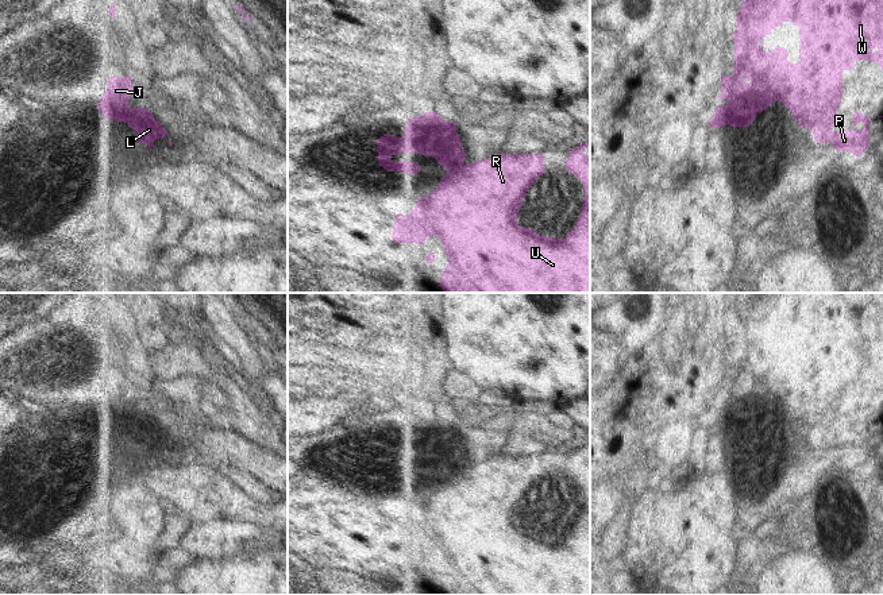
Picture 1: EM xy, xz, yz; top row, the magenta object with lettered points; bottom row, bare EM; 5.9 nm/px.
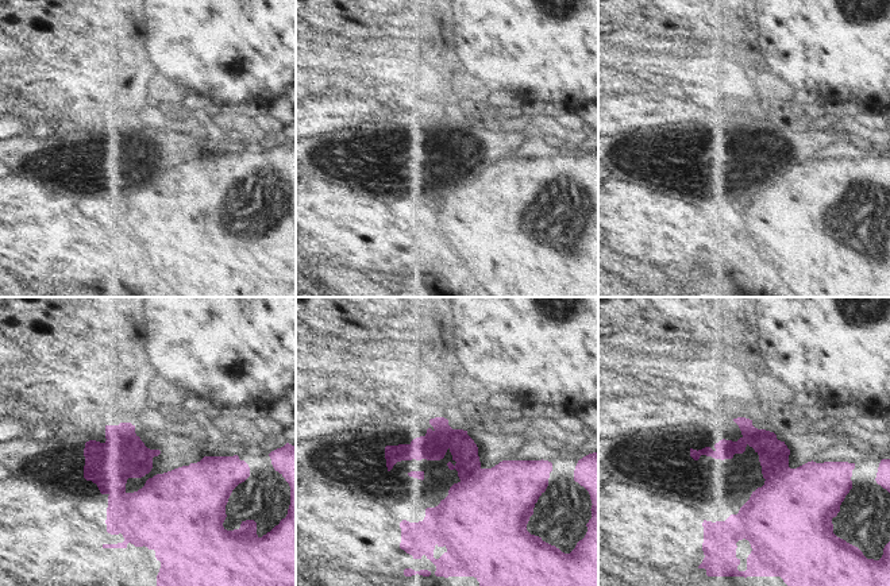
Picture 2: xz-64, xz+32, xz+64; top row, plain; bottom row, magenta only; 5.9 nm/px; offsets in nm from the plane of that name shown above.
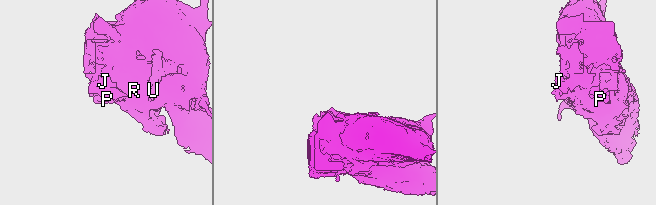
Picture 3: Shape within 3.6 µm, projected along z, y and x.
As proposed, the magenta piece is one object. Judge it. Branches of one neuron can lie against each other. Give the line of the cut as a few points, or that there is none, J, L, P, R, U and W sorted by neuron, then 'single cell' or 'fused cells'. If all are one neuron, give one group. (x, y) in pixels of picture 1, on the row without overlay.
no cut; J L P R U W; single cell

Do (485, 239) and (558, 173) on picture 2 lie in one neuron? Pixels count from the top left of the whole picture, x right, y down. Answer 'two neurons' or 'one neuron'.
one neuron

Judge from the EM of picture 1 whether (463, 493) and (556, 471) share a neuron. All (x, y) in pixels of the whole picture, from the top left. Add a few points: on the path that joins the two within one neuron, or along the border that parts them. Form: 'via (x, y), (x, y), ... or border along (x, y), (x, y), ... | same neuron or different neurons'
via (486, 493), (533, 493) | same neuron

